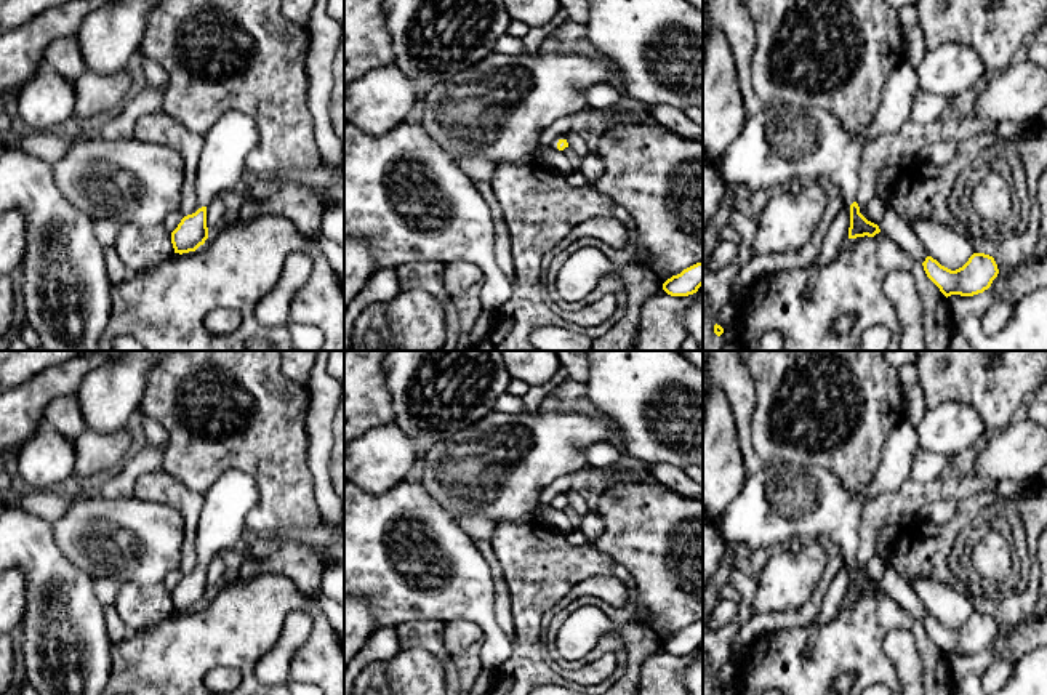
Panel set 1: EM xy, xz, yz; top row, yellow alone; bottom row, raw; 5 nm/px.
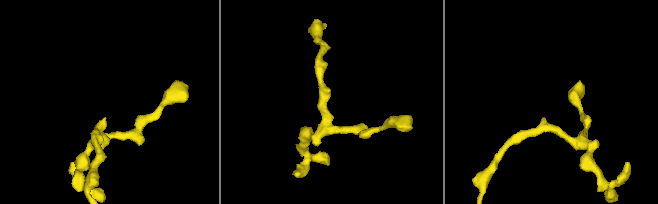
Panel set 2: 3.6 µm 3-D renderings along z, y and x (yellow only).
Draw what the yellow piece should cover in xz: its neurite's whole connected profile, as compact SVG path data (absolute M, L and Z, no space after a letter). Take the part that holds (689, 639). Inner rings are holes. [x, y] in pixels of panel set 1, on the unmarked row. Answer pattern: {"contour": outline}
{"contour": "M696 621L663 642L663 649L671 655L688 655L703 644L703 621Z"}

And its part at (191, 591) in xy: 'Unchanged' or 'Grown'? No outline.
Grown

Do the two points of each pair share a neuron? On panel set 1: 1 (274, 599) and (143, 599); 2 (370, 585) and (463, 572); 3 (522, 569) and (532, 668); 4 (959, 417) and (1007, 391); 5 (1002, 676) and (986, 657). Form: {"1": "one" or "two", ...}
{"1": "two", "2": "one", "3": "one", "4": "two", "5": "two"}

